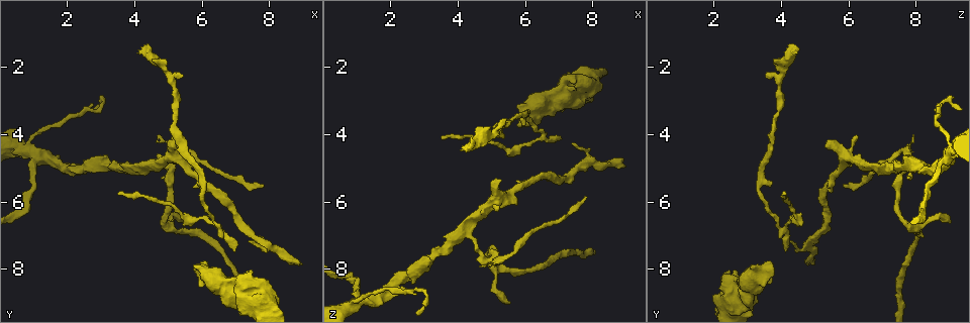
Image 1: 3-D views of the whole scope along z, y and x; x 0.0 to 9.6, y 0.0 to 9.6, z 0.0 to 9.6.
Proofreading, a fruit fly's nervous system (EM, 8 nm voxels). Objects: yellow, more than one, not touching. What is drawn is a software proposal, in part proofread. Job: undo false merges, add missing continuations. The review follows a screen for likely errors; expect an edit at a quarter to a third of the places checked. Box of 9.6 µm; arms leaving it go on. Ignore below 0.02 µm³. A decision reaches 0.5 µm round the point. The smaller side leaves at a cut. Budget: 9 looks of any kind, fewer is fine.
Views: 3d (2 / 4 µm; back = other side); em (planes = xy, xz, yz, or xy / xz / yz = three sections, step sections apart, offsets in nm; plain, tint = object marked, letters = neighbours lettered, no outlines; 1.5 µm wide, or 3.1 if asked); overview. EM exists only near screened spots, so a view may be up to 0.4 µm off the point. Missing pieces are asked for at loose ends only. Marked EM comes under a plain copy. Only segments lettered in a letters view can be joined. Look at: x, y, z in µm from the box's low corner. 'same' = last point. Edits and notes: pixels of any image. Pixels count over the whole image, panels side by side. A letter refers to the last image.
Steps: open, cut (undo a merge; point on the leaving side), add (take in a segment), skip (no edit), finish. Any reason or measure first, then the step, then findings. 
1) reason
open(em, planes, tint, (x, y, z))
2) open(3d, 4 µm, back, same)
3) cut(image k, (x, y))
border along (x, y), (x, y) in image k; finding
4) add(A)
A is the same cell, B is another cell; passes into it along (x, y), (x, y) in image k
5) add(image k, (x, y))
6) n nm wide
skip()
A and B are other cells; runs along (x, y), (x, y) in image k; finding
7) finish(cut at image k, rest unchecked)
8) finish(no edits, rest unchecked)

open(em, xy, step 4, letters, (7.85, 5.50, 5.85))

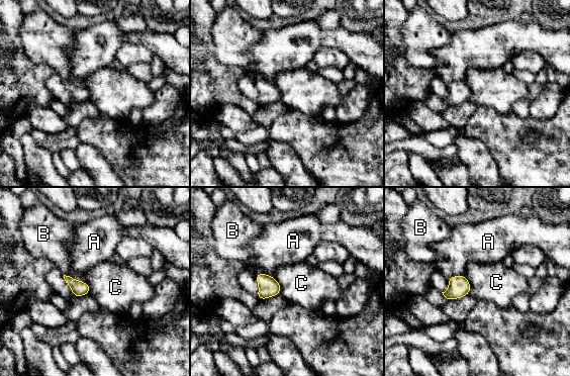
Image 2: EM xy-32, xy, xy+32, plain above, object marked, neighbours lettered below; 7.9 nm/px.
B touches over 190 nm
skip()
A, B and C are other cells; border along (271, 276), (280, 285), (280, 293) in image 2; none of them fits

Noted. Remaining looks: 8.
calibre changes
open(em, planes, letters, (6.05, 8.05, 3.55))

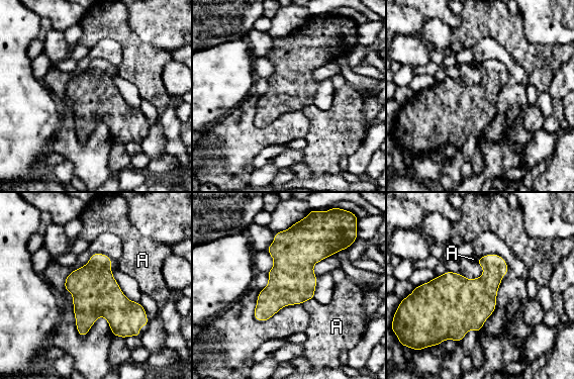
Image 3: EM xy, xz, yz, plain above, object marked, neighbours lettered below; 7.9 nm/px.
360 nm wide; A touches over 100 nm
skip()
A is another cell; all the same neuron

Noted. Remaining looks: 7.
open(3d, 4 µm, (4.25, 4.95, 7.00))

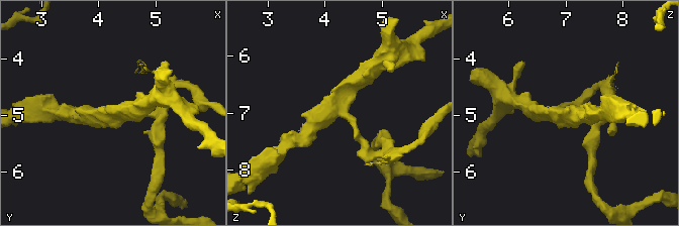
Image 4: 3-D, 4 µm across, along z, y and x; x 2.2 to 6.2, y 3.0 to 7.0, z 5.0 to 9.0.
3 arms; need the tissue
open(em, planes, letters, (4.25, 5.00, 6.95))

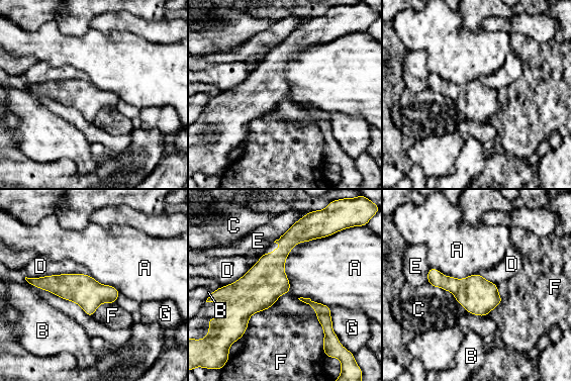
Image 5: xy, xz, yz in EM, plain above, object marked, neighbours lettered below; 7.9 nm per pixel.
200 nm wide; A touches over 600 nm
skip()
A, B, C, D, E, F and G are other cells; all the same neuron

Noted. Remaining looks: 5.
branch stops here
open(3d, 4 µm, (5.50, 2.25, 3.60))

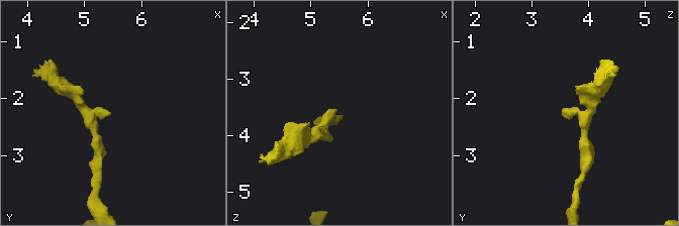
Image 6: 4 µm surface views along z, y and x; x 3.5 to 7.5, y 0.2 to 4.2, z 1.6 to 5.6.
open(em, yz, step 4, tint, (5.45, 2.25, 3.55))

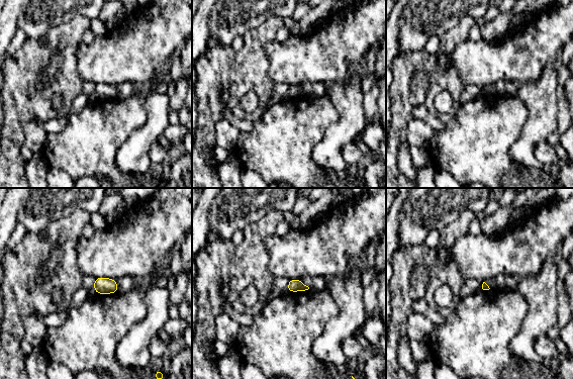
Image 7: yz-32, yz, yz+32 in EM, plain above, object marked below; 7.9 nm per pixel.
open(em, planes, letters, same)

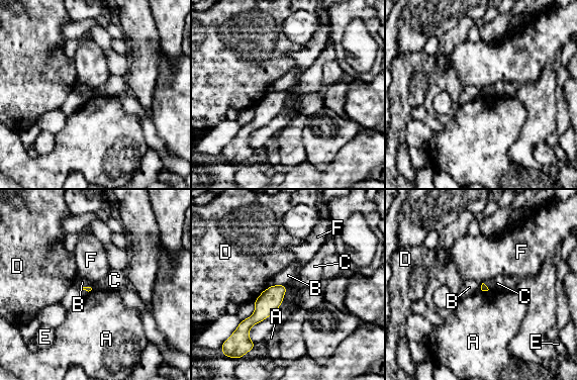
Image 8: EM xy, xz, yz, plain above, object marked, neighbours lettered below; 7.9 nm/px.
skip()
A, B, C, D, E and F are other cells; border along (288, 286), (280, 305) in image 8; no lettered segment goes on from it

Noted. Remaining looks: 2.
finish(no edits, rest unchecked)

